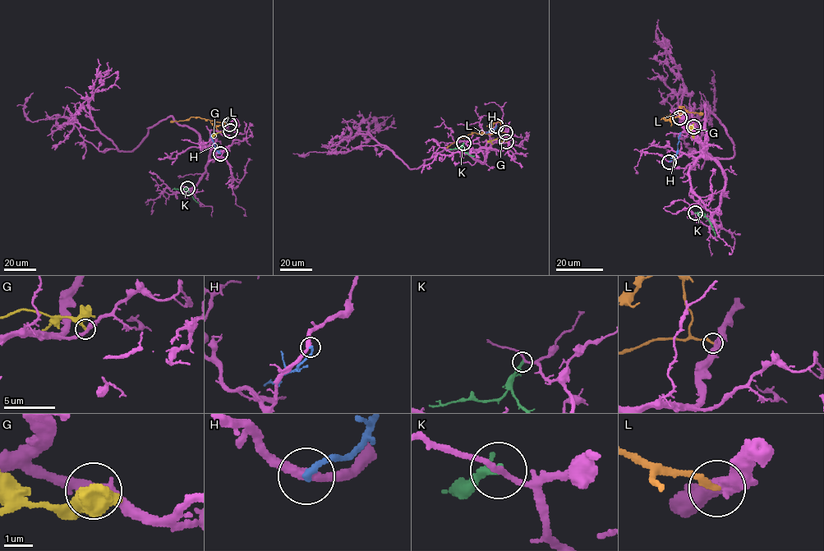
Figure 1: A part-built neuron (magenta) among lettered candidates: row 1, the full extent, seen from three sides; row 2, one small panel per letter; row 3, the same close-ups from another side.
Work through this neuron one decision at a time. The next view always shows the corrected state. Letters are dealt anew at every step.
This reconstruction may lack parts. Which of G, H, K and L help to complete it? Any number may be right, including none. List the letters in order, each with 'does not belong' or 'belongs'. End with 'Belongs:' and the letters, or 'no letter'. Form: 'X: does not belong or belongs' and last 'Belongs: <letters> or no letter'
G: does not belong
H: does not belong
K: does not belong
L: does not belong
Belongs: no letter

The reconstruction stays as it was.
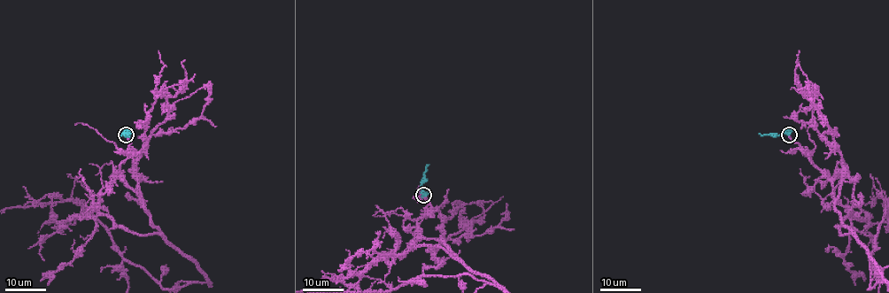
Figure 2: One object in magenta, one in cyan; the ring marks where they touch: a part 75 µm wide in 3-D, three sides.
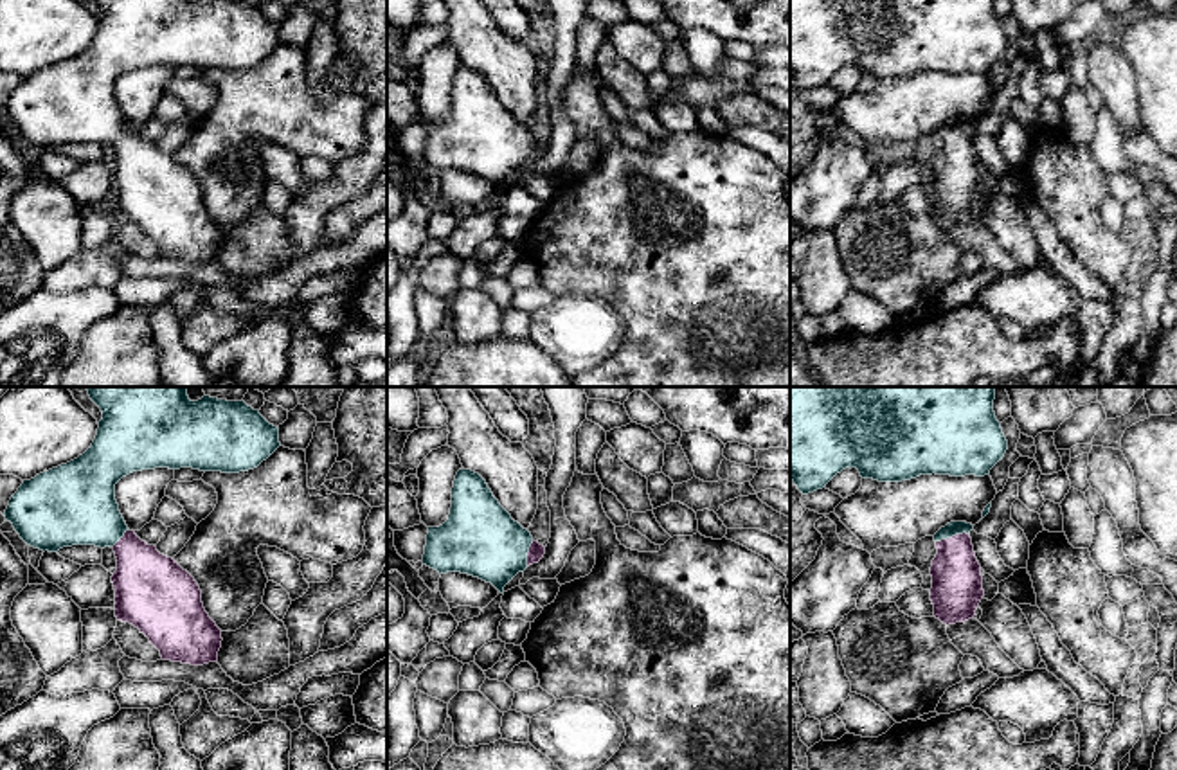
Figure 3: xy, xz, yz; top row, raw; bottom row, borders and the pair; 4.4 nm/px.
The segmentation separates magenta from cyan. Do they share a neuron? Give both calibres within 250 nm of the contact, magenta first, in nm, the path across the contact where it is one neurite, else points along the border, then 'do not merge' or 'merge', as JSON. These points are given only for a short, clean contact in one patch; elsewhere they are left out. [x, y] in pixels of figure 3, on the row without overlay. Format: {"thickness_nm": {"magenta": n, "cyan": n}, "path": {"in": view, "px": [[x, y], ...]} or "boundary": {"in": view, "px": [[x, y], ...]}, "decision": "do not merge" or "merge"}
{"thickness_nm": {"magenta": 220, "cyan": 70}, "path": {"in": "yz", "px": [[956, 189], [952, 134], [951, 126]]}, "decision": "merge"}

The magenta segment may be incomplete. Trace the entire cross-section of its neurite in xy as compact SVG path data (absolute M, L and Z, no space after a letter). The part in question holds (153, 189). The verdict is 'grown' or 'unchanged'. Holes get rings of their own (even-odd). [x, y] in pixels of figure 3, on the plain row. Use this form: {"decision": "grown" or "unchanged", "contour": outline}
{"decision": "grown", "contour": "M95 0L103 16L97 20L97 32L92 43L77 56L23 77L11 94L4 110L20 135L40 148L58 149L72 142L112 144L117 155L117 167L112 173L115 187L115 214L130 219L144 230L160 248L162 257L203 263L218 259L221 227L209 214L202 200L202 187L194 175L173 155L142 139L130 128L115 97L115 81L133 70L155 65L193 65L200 68L239 70L257 65L279 43L279 25L270 22L259 7L247 0Z"}

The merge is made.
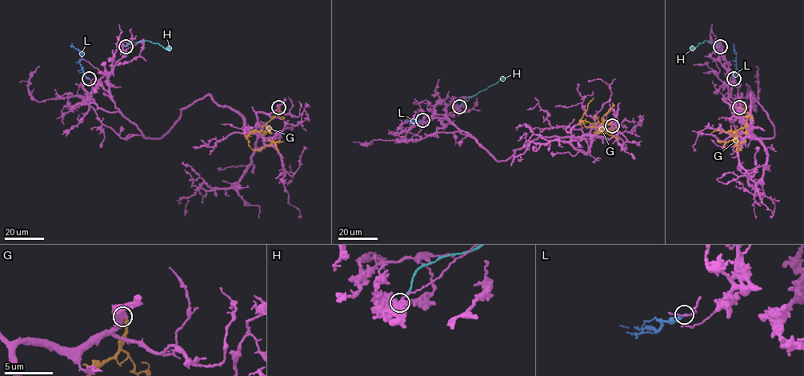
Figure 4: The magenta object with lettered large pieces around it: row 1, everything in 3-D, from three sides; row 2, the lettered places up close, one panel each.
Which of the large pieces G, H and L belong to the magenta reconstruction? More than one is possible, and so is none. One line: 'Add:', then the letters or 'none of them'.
Add: none of them

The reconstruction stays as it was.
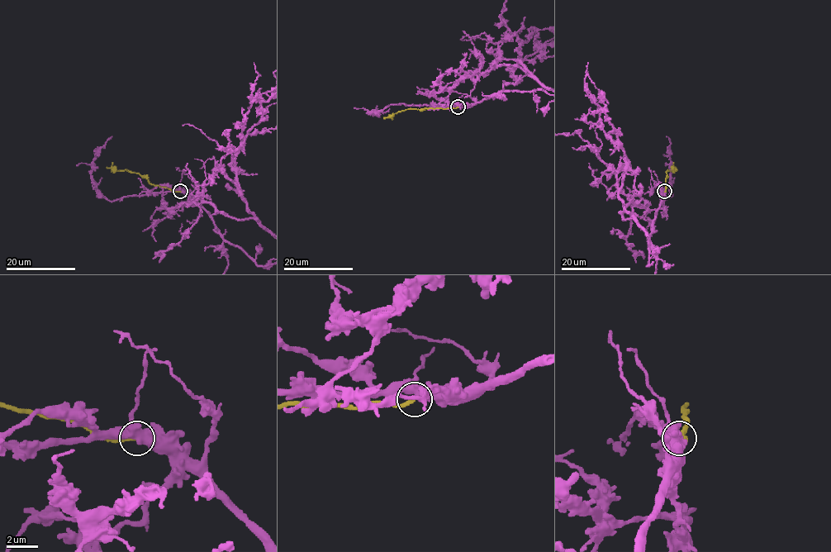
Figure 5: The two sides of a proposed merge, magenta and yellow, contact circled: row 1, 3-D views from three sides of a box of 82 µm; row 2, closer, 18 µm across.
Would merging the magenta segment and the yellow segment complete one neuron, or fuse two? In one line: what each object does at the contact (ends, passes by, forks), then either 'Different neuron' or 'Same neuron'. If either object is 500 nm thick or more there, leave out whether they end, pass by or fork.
Same neuron

